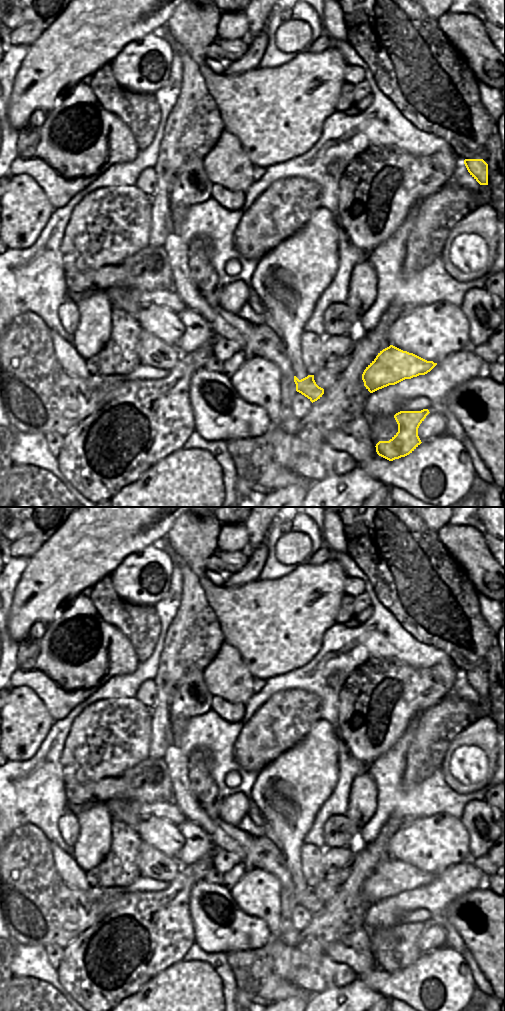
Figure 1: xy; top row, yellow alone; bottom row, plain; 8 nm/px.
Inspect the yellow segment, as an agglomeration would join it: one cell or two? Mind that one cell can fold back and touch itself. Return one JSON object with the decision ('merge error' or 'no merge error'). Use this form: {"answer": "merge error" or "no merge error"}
{"answer": "merge error"}

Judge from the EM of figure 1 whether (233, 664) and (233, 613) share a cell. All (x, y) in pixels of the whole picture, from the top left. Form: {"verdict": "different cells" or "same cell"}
{"verdict": "different cells"}

